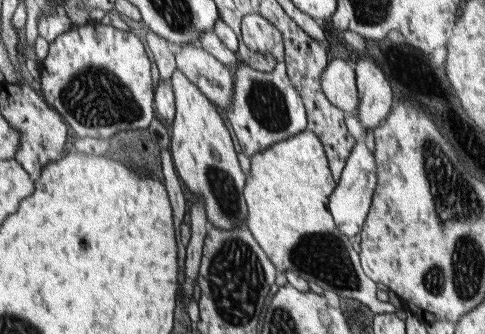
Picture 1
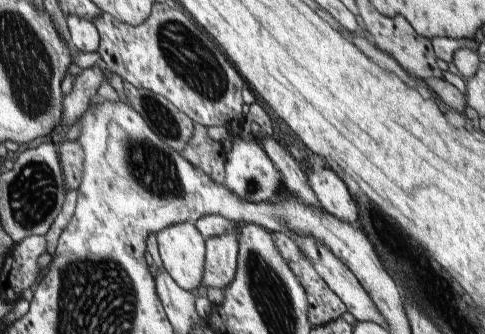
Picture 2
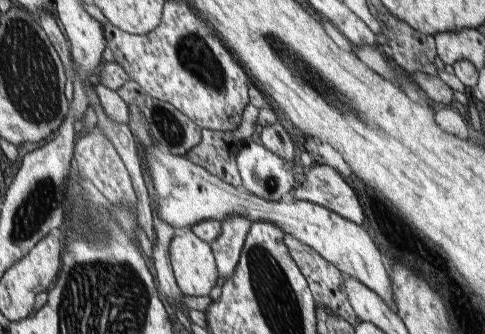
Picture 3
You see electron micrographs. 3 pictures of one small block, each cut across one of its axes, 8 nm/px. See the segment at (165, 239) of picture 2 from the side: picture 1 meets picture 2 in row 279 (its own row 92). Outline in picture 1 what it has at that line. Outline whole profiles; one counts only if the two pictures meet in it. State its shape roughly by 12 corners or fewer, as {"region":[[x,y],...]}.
{"region":[[181,70],[167,150],[209,224],[245,224],[239,156]]}

